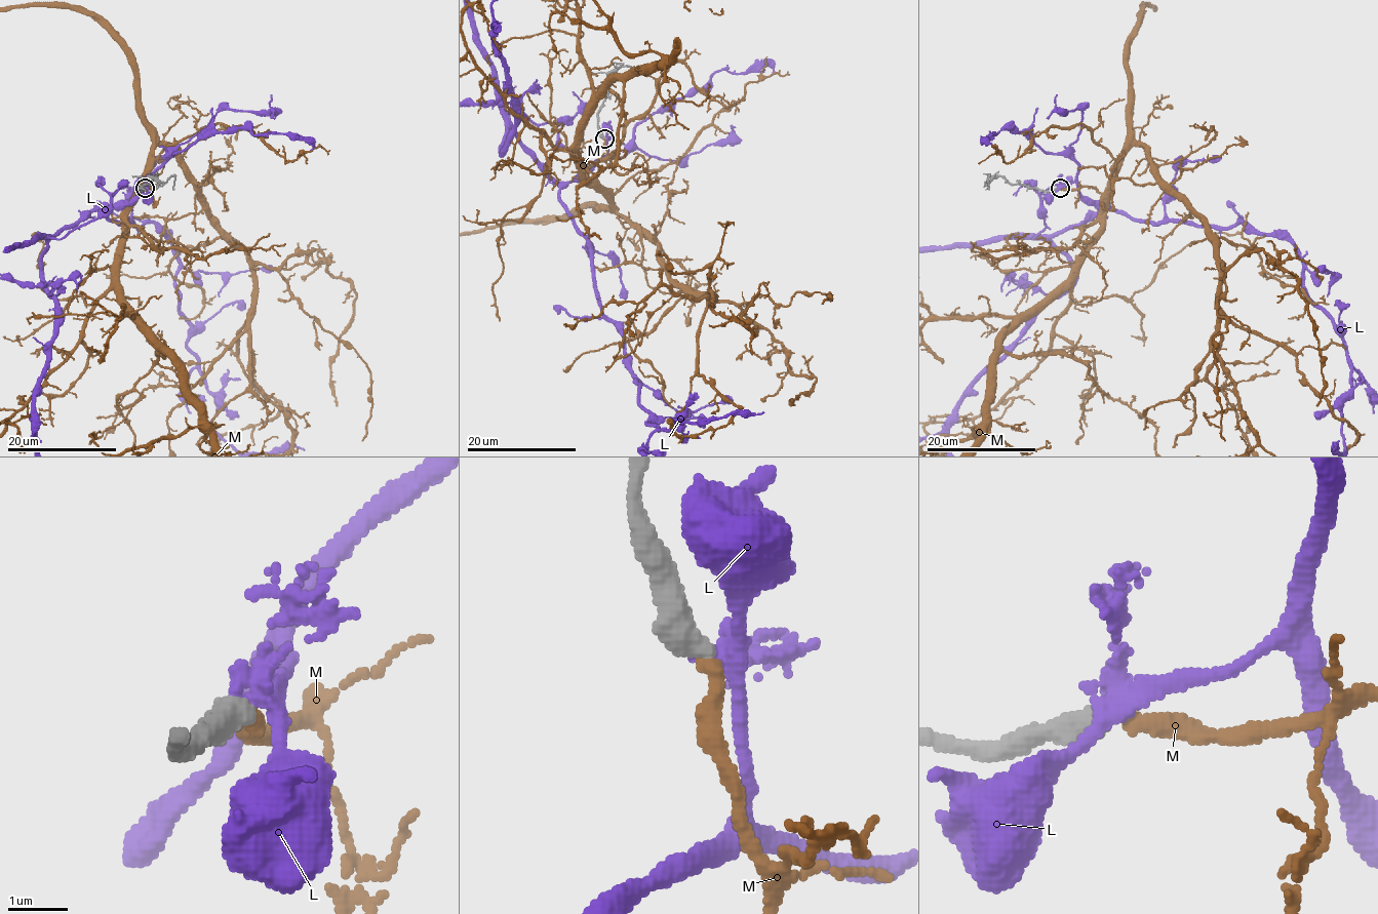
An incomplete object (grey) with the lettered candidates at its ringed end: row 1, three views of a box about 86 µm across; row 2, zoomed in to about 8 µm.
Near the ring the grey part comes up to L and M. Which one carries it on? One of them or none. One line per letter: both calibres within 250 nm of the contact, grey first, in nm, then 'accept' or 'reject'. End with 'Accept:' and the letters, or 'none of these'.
L: 500/280 nm | reject
M: 480/280 nm | accept
Accept: M

